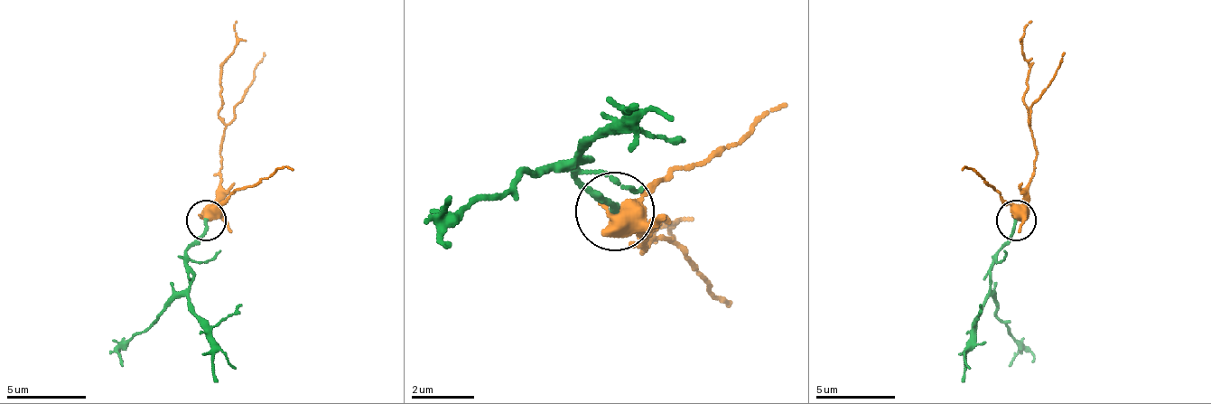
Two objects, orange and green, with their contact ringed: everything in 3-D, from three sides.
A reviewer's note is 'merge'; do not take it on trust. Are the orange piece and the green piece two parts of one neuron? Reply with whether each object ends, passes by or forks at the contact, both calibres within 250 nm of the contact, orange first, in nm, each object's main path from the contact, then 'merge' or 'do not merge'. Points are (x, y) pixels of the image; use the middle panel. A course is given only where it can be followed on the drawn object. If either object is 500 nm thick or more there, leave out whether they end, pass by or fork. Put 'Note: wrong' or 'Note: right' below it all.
orange forks | green ends | 400/180 nm | orange via (620, 213), (644, 252), (644, 229), (644, 237), (675, 220), (675, 244) | green via (612, 213), (612, 205), (573, 173), (589, 158), (479, 197), (440, 237), (447, 244) | do not merge
Note: wrong

